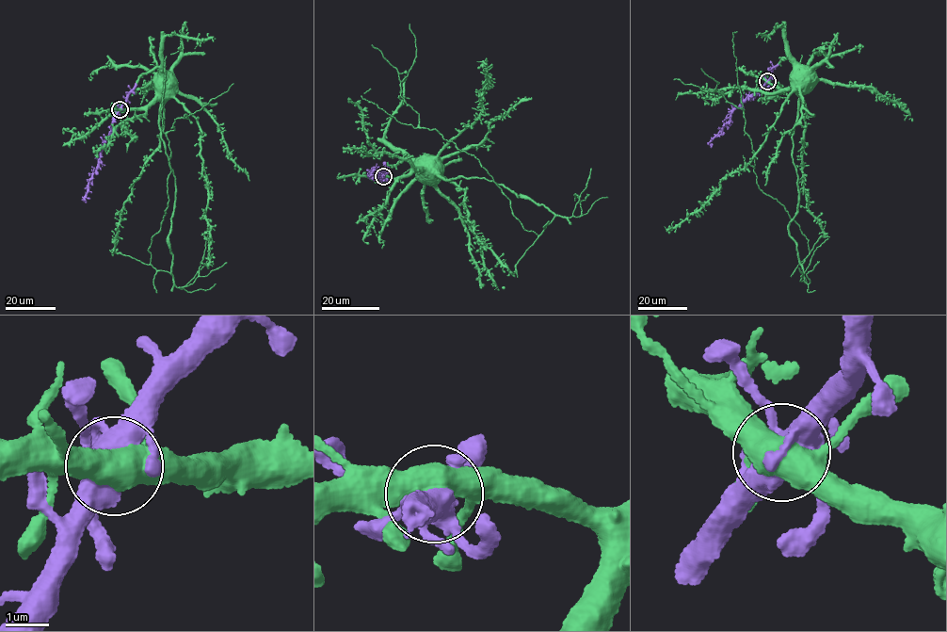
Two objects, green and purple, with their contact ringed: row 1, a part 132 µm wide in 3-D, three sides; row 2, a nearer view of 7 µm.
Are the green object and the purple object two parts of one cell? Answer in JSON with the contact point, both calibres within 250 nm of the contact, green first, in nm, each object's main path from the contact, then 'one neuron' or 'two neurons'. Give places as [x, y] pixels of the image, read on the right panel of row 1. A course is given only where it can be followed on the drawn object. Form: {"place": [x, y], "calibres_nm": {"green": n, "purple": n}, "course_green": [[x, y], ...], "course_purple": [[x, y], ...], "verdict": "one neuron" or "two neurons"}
{"place": [767, 81], "calibres_nm": {"green": 550, "purple": 480}, "course_green": [[766, 81], [785, 90], [792, 84], [794, 74]], "course_purple": [[767, 81], [762, 89], [733, 110], [730, 120], [713, 138], [712, 143]], "verdict": "one neuron"}

